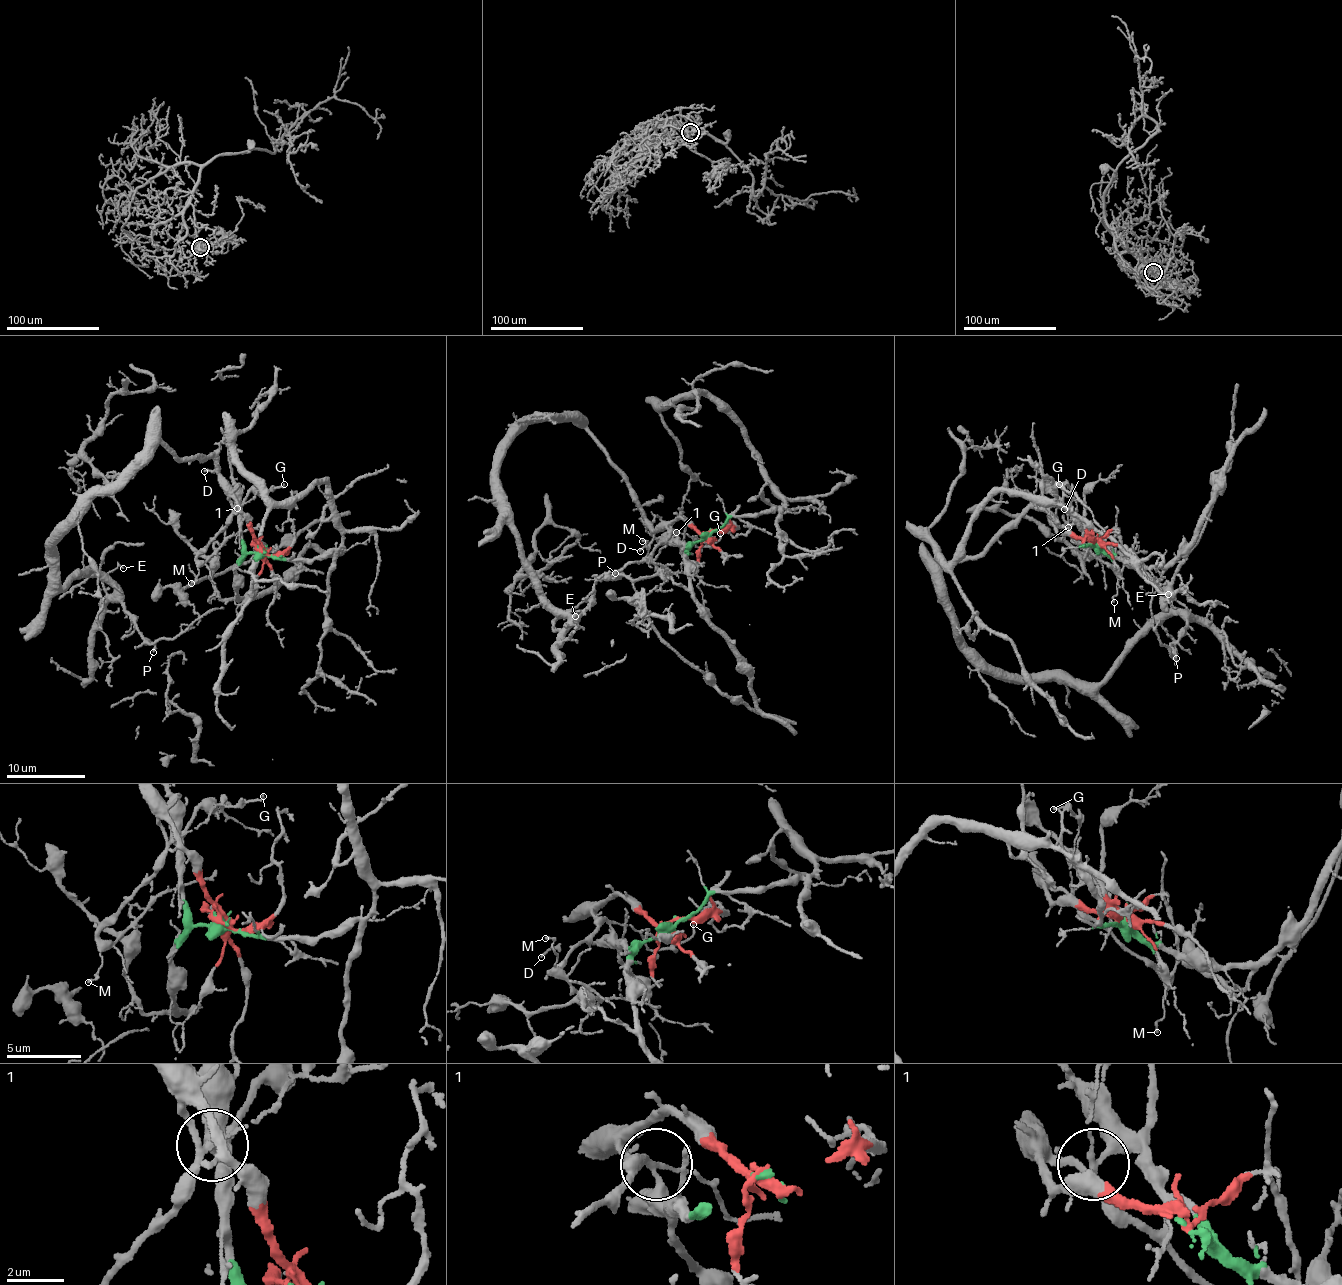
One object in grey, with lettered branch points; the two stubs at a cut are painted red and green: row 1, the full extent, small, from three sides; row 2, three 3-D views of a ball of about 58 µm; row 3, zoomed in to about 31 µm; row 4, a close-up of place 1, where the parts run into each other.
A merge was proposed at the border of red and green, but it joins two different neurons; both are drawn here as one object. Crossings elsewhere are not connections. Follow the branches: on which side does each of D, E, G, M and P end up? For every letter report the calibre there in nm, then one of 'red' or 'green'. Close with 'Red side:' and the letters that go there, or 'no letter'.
D: calibre 170 nm; red
E: calibre 140 nm; red
G: calibre 90 nm; red
M: calibre 170 nm; red
P: calibre 170 nm; red
Red side: D, E, G, M, P

